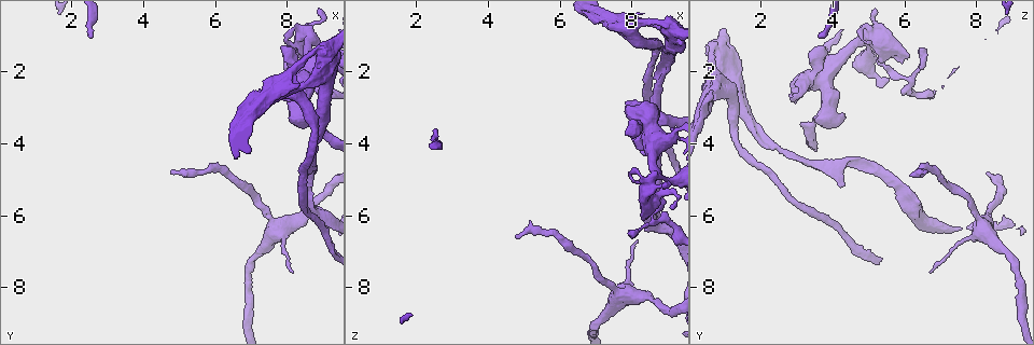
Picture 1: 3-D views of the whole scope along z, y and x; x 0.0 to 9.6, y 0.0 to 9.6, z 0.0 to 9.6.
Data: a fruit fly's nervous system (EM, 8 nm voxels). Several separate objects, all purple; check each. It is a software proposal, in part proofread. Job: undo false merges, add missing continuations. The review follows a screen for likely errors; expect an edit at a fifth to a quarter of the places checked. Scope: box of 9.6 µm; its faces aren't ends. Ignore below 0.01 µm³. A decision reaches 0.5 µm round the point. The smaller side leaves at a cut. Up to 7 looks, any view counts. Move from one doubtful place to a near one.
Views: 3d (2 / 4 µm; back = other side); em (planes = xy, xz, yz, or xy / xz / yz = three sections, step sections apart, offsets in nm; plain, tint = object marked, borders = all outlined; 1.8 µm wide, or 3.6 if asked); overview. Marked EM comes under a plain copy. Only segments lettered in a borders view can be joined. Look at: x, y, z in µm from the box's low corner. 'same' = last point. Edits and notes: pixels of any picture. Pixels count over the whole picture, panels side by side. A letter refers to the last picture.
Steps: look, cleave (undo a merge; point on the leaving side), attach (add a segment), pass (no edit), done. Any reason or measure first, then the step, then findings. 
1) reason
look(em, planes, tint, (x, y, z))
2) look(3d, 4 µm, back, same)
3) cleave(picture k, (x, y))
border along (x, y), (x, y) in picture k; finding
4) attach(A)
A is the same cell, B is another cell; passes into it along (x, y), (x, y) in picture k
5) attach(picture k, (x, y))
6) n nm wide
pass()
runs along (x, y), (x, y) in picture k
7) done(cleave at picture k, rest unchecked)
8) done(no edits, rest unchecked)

calibre changes
look(3d, 2 µm, (8.90, 1.65, 5.35))

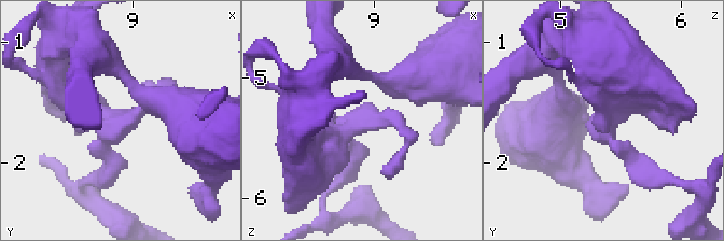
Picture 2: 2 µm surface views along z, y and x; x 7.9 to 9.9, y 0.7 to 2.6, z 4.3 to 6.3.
need the tissue
look(em, planes, borders, (8.86, 1.64, 5.42))

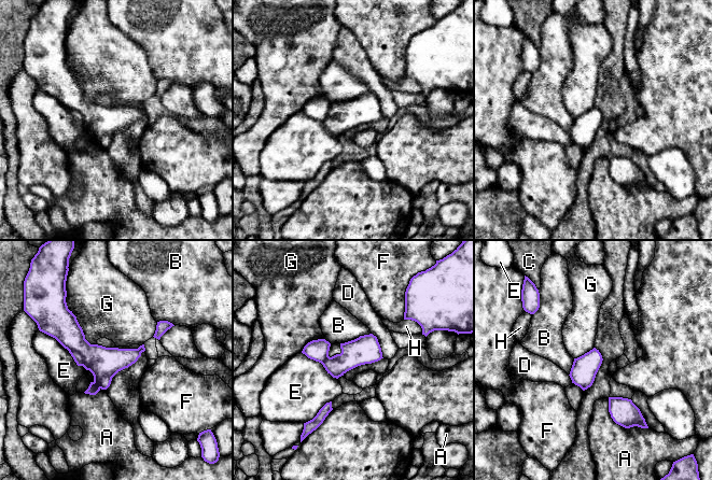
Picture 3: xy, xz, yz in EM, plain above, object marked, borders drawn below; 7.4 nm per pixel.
190 nm wide
cleave(picture 3, (93, 389))
A, B, C, D, E, F, G and H are other cells; two neurons meet here

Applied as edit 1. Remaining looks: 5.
thick turns thin
look(3d, 2 µm, (7.80, 2.45, 0.70))

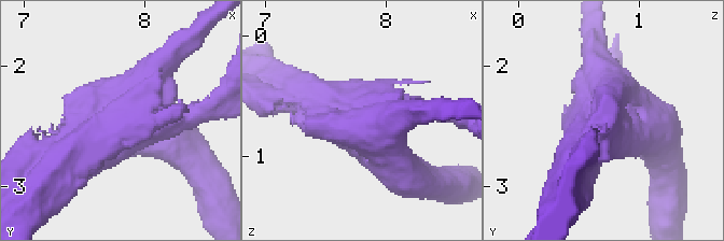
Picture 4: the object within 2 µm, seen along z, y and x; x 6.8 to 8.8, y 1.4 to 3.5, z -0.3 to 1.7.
4 arms
look(em, planes, tint, (7.84, 2.36, 0.74))

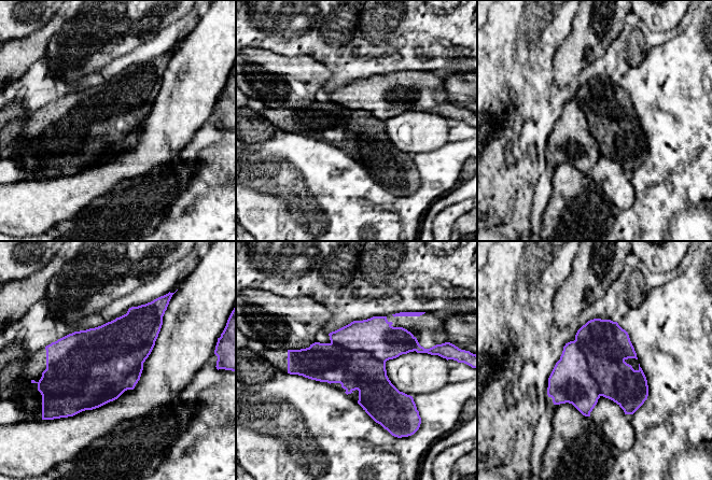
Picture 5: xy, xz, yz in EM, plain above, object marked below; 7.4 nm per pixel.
look(em, planes, borders, same)

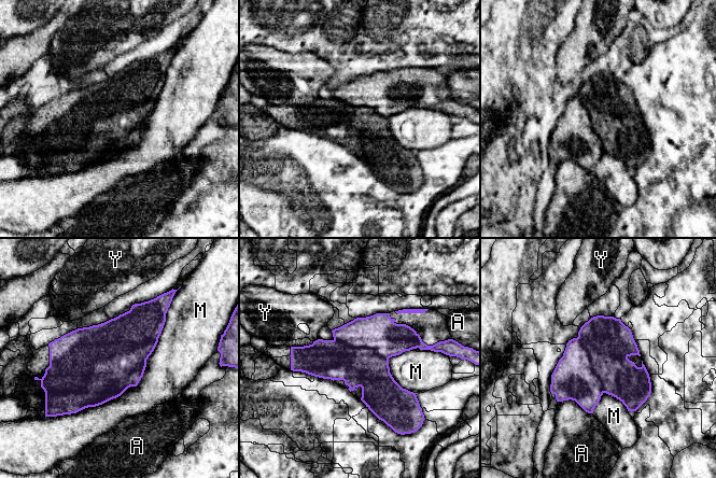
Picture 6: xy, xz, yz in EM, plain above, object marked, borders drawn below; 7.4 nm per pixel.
cleave(picture 6, (96, 360))
A, M and Y are other cells; the part that leaves runs along (295, 353), (412, 395) in picture 6; two neurons meet here

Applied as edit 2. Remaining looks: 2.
done(cleave at picture 3, cleave at picture 6, rest unchecked)

